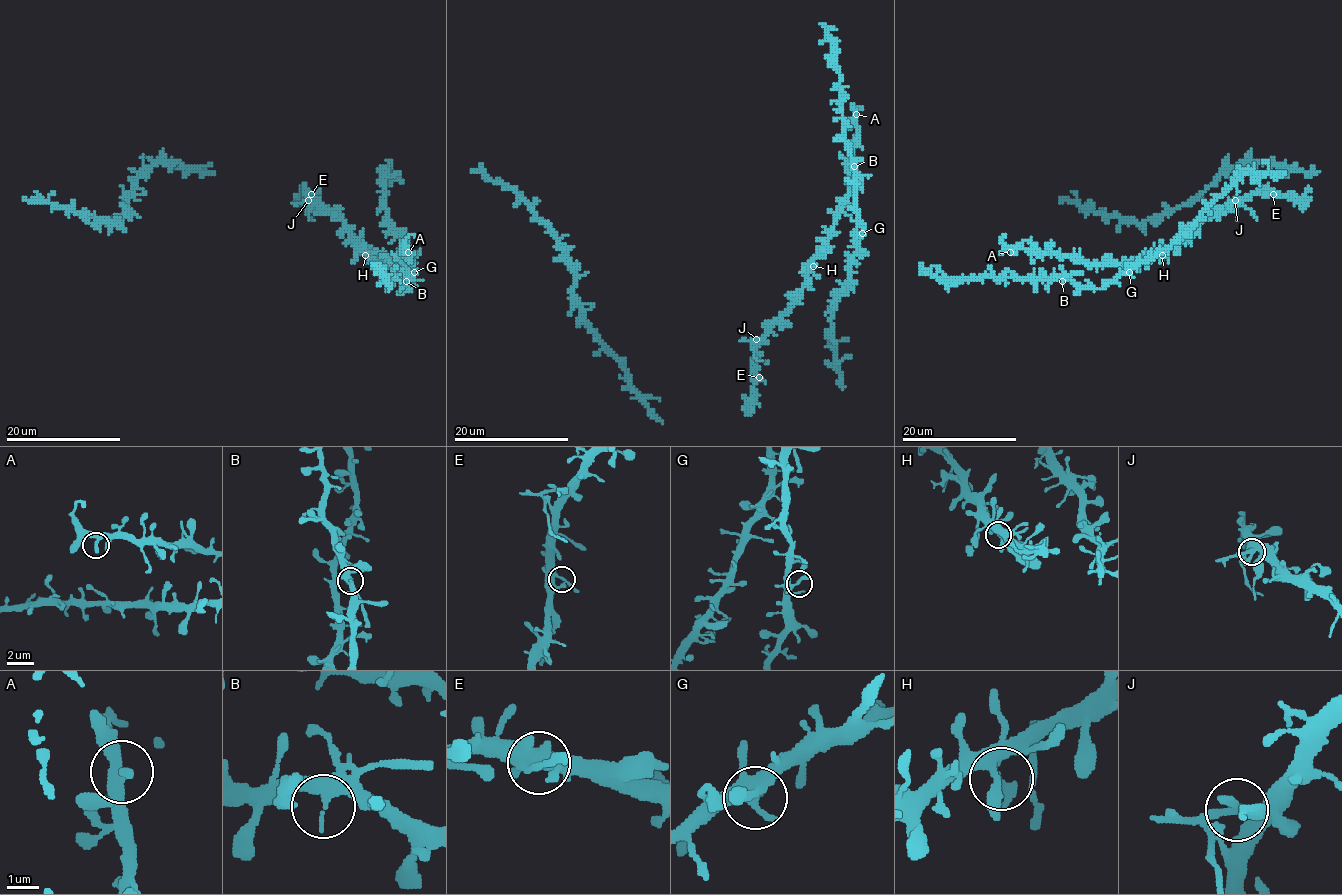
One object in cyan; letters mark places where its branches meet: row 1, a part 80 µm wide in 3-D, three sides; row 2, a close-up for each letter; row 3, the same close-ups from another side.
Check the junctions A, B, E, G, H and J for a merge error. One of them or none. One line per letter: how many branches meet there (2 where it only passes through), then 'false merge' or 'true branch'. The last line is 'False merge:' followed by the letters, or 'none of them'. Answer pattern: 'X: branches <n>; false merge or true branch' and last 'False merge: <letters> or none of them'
A: branches 2; true branch
B: branches 2; true branch
E: branches 2; true branch
G: branches 3; true branch
H: branches 3; true branch
J: branches 2; false merge
False merge: J

